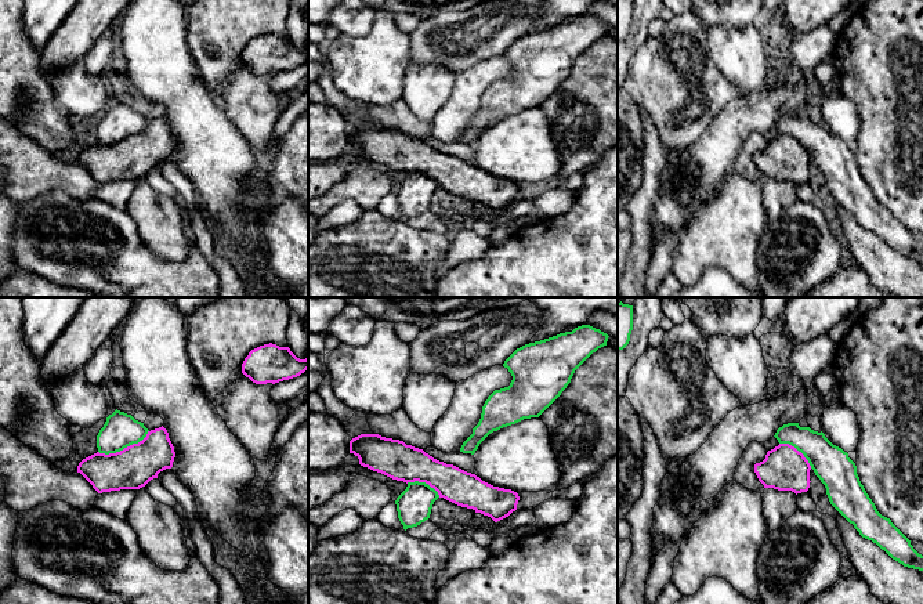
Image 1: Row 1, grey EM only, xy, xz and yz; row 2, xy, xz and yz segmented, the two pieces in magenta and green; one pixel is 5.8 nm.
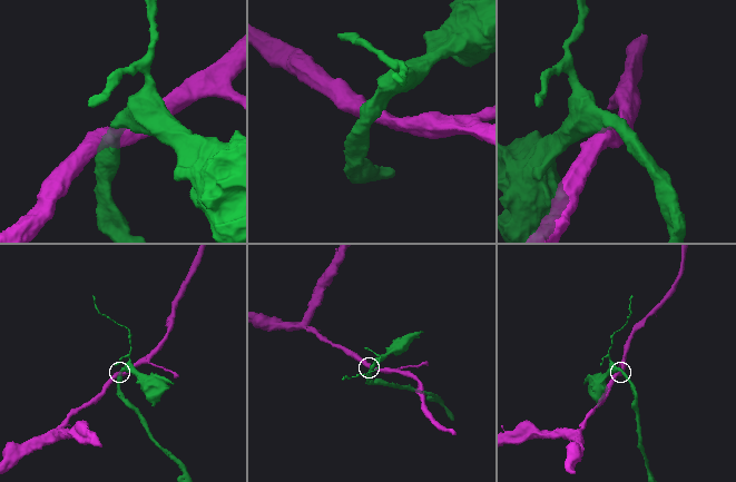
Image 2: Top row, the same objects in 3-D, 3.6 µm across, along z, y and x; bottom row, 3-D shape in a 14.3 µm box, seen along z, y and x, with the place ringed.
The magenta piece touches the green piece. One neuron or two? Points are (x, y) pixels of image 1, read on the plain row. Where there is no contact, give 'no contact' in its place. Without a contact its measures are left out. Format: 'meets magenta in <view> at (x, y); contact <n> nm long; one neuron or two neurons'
meets magenta in xy at (125, 138); contact 320 nm long; two neurons

